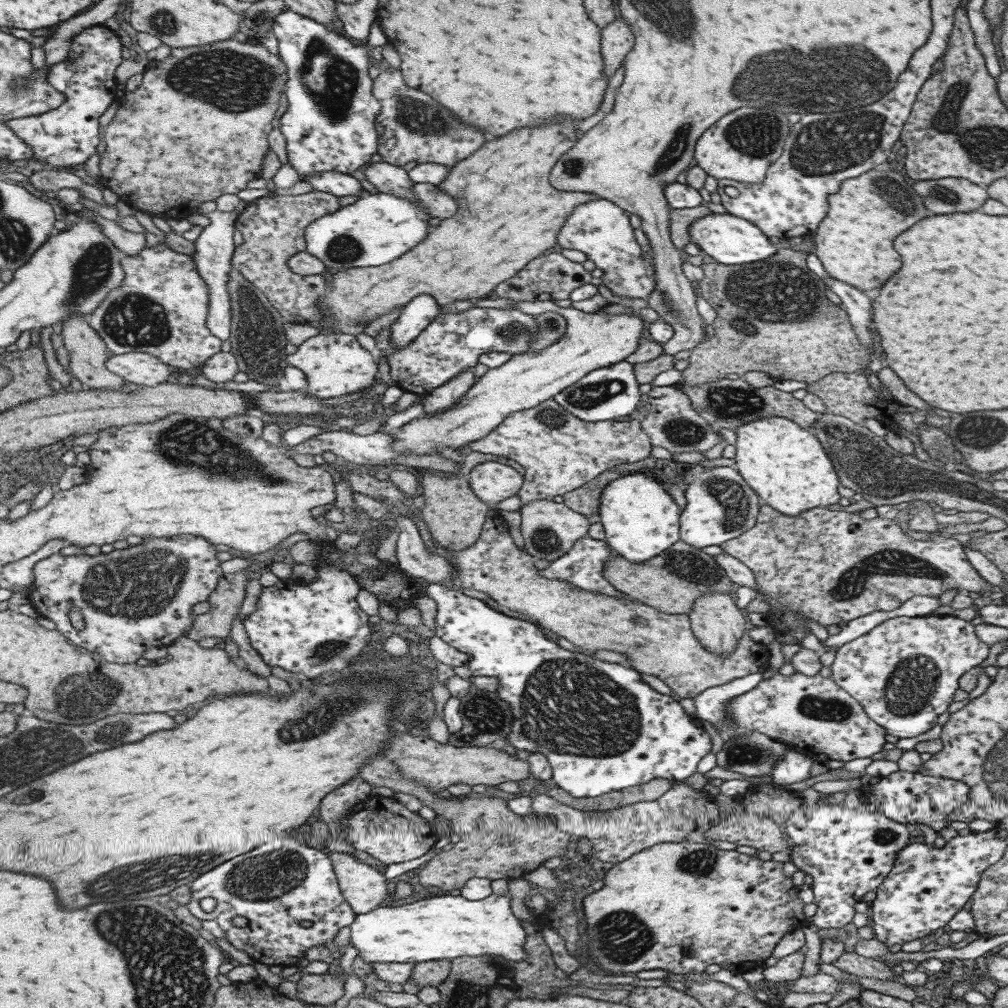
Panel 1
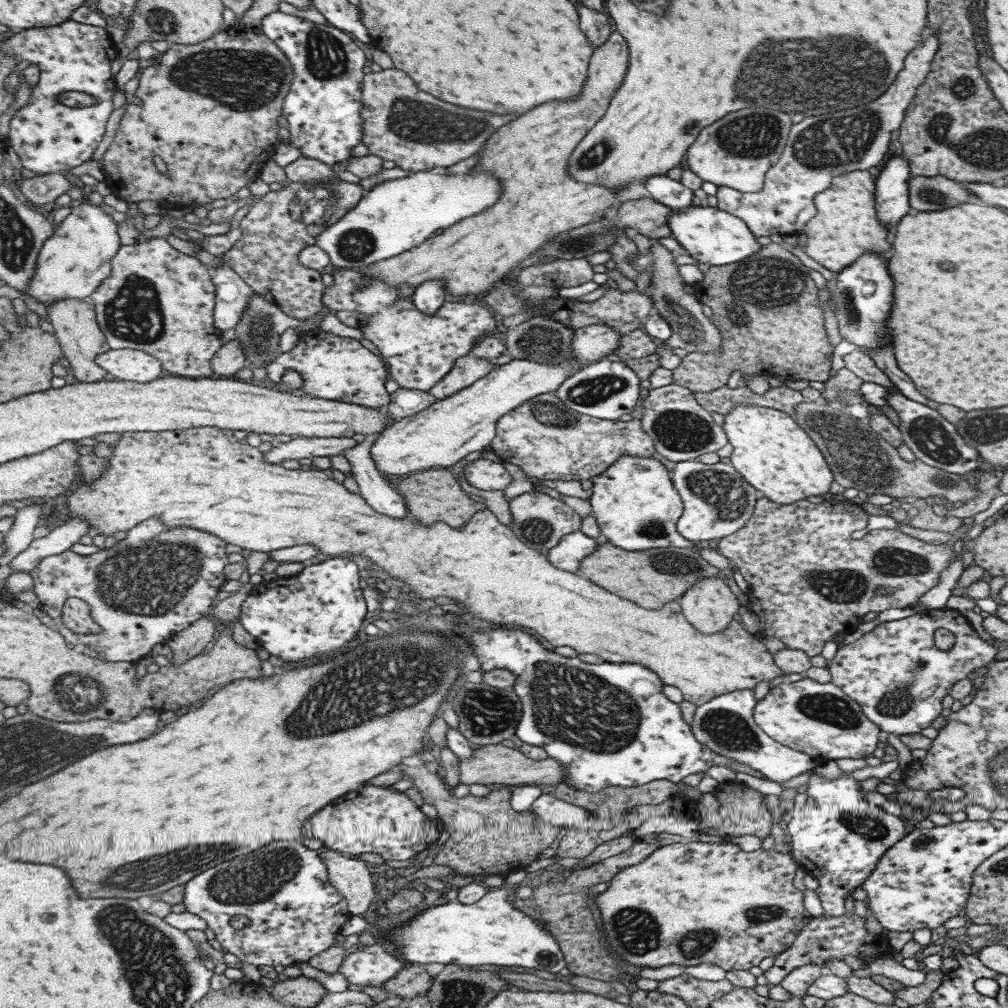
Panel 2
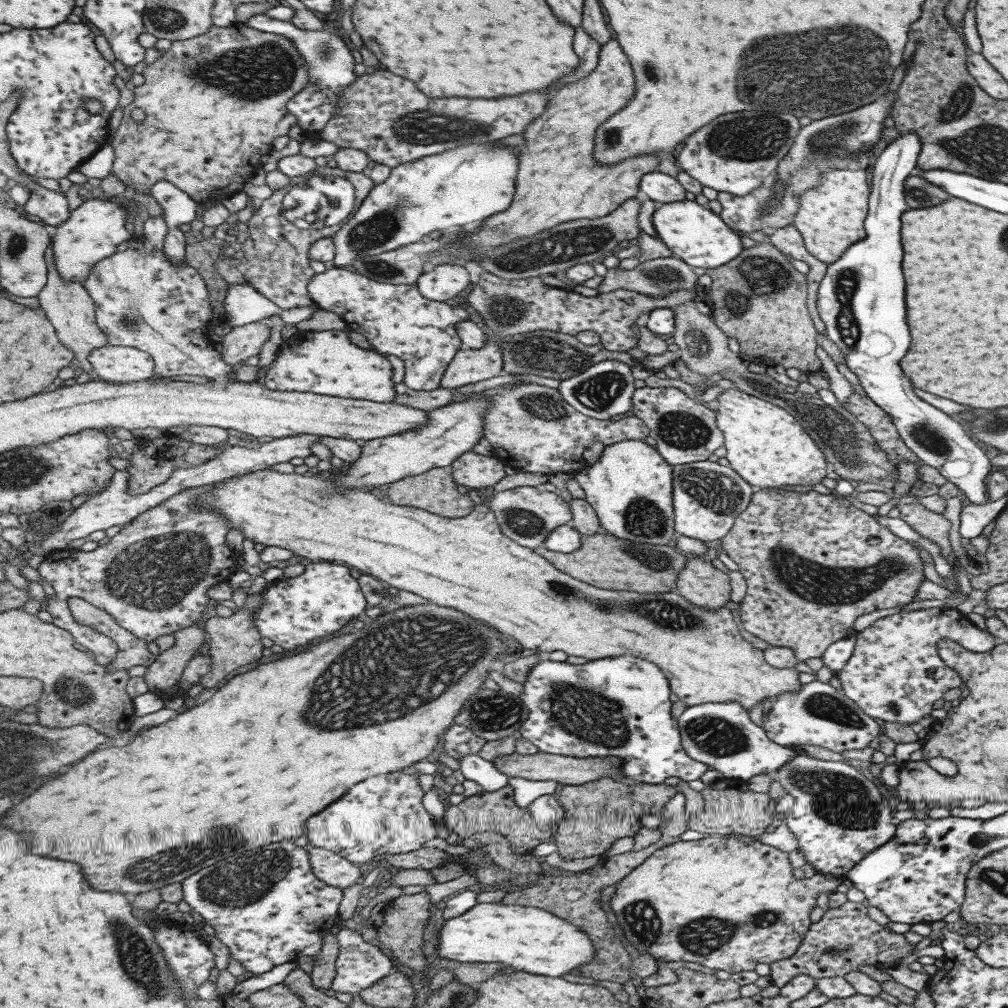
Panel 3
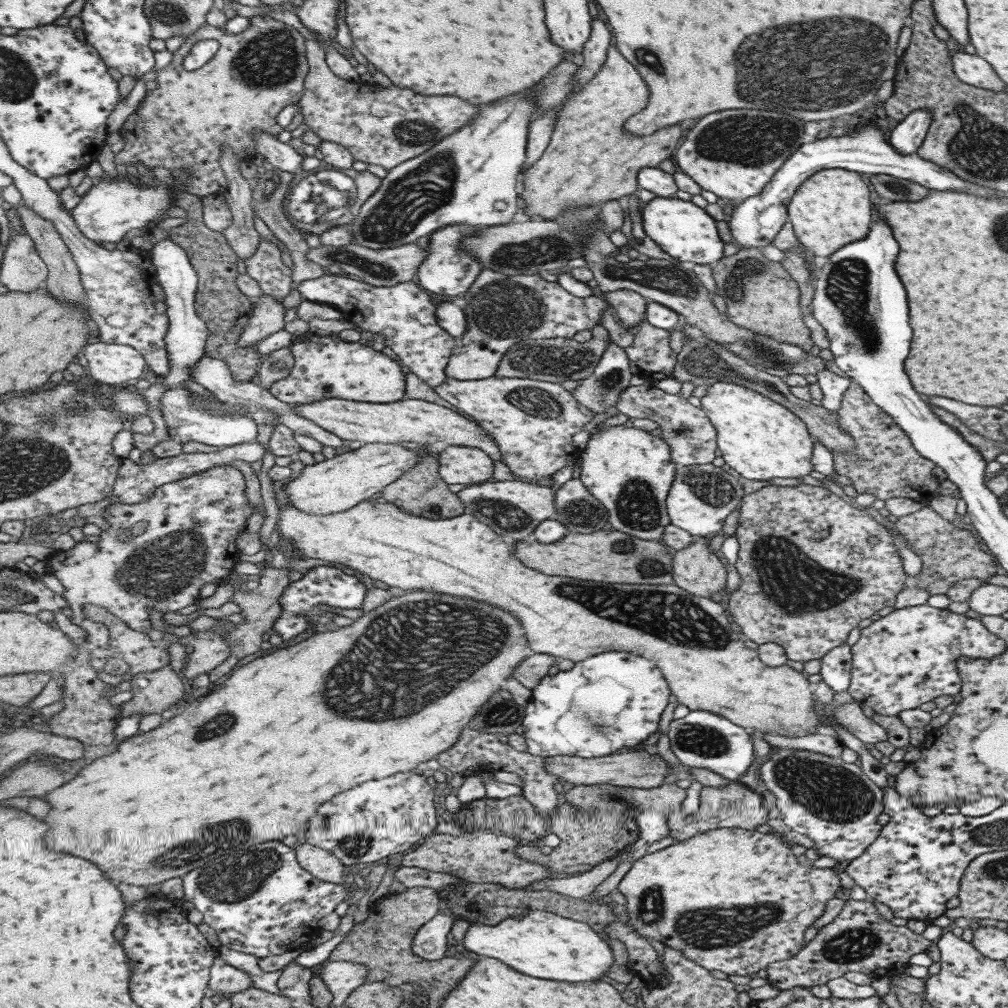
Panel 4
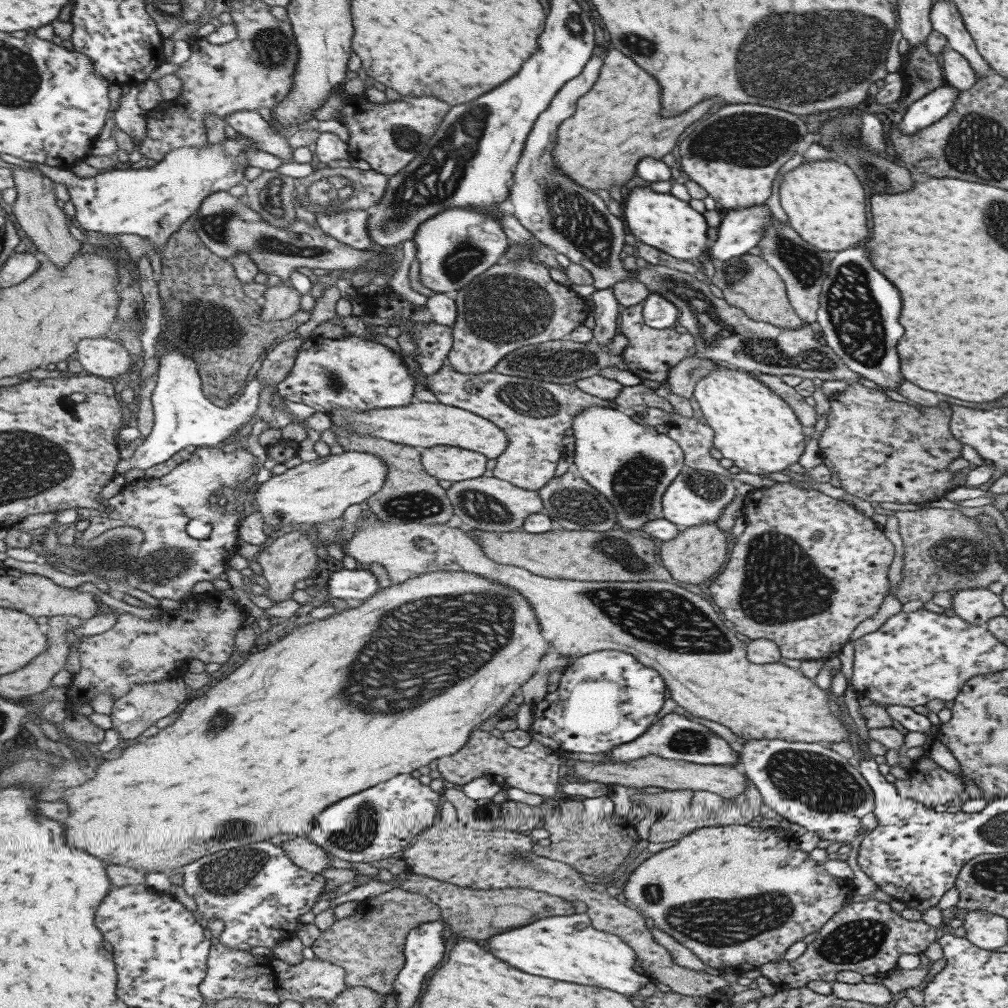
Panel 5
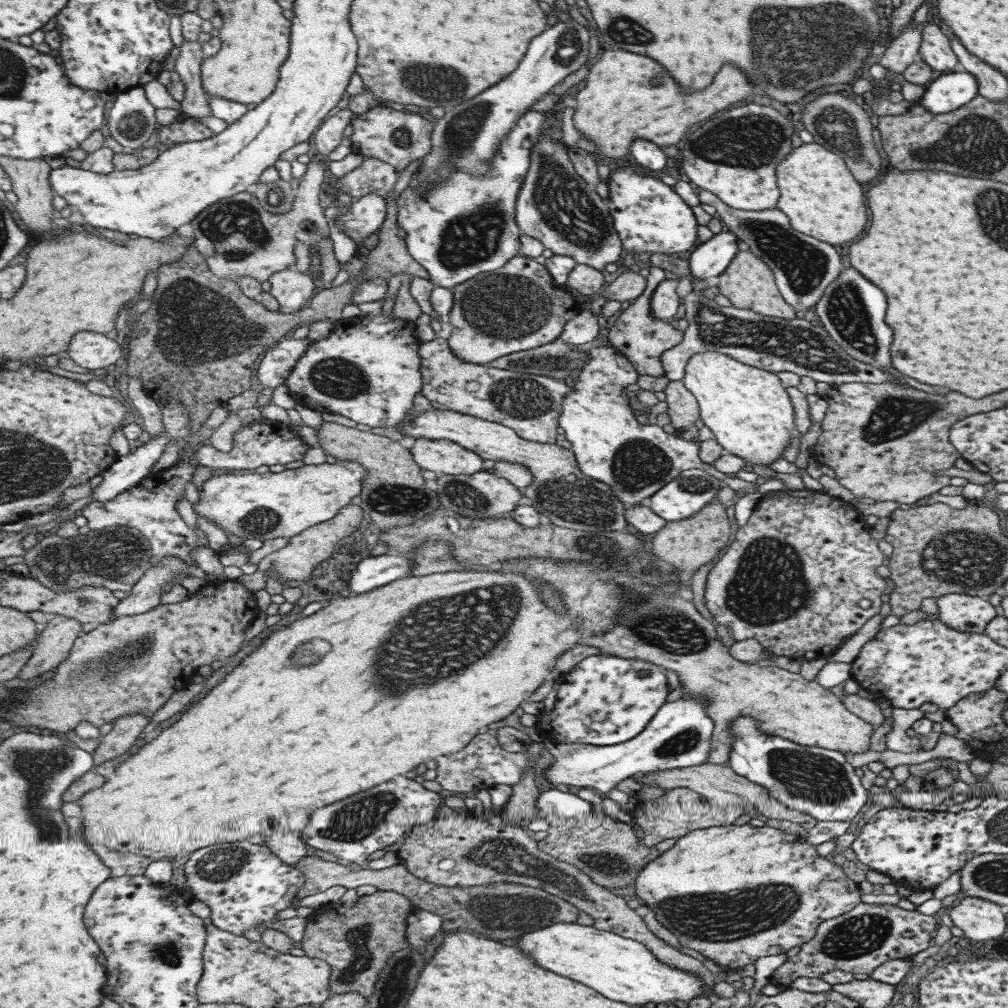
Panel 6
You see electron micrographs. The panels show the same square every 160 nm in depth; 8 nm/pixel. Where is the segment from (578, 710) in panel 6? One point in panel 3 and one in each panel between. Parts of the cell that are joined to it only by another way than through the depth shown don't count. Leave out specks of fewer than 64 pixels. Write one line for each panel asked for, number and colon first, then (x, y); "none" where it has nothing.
3: (644, 737)
4: (610, 701)
5: (605, 699)

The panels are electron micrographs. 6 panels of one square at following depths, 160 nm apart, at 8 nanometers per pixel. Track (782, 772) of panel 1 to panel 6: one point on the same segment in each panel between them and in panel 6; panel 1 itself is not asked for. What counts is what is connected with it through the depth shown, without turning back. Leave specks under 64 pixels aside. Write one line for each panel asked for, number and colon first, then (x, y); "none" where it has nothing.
2: (724, 725)
3: (720, 735)
4: (700, 739)
5: (673, 737)
6: (678, 735)

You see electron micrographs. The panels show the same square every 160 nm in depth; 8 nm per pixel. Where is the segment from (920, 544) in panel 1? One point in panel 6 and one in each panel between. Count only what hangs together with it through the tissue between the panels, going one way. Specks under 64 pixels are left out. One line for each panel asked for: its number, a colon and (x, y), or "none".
2: (813, 570)
3: (809, 574)
4: (804, 595)
5: (778, 583)
6: (791, 578)

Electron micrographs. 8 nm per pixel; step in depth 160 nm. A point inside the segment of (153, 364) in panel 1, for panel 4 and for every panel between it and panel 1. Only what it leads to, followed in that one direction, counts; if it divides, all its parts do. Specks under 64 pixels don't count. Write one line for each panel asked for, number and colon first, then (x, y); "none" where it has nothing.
2: (123, 364)
3: (115, 364)
4: (111, 364)

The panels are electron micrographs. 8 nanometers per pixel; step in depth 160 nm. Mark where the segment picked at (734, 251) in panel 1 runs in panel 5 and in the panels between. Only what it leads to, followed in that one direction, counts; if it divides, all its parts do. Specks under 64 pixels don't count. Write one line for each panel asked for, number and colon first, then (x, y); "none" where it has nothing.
2: (710, 236)
3: (695, 235)
4: (685, 232)
5: (659, 220)

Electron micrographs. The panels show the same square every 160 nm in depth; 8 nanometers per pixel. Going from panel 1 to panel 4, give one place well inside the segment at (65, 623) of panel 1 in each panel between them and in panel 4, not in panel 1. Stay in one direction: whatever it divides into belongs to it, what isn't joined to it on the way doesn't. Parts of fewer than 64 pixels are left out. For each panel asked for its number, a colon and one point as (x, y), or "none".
2: (157, 581)
3: (153, 576)
4: (189, 540)

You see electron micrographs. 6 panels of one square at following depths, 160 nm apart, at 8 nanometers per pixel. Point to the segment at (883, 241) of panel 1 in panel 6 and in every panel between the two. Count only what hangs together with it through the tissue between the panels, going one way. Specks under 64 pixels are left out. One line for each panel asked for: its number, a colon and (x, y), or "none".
2: (844, 227)
3: (829, 218)
4: (829, 209)
5: (824, 203)
6: (818, 195)

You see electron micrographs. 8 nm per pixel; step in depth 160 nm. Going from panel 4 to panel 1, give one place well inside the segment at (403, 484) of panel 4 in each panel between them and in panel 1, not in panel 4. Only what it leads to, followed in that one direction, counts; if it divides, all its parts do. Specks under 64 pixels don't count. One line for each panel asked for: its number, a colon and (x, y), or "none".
1: (454, 516)
2: (433, 496)
3: (434, 491)

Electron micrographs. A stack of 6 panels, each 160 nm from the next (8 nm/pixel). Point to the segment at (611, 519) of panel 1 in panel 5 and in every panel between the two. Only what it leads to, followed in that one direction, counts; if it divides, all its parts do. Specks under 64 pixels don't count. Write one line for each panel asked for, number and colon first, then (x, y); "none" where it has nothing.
2: (634, 504)
3: (629, 486)
4: (628, 470)
5: (629, 463)

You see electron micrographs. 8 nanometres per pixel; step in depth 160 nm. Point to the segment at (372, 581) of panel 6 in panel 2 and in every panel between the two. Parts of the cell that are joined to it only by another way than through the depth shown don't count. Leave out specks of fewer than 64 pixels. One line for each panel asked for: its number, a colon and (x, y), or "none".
2: (322, 608)
3: (325, 598)
4: (325, 584)
5: (354, 586)

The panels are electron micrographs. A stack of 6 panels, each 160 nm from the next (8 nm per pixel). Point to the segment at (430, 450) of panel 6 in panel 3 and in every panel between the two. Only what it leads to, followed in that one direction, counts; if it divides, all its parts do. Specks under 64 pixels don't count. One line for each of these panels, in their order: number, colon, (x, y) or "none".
3: (473, 471)
4: (455, 464)
5: (453, 464)

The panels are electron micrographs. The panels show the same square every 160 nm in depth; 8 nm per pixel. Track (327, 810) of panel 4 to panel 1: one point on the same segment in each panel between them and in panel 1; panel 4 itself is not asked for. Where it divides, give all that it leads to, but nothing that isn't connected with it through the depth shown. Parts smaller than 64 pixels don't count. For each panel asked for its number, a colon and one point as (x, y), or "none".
1: (385, 829)
2: (378, 819)
3: (384, 815)

